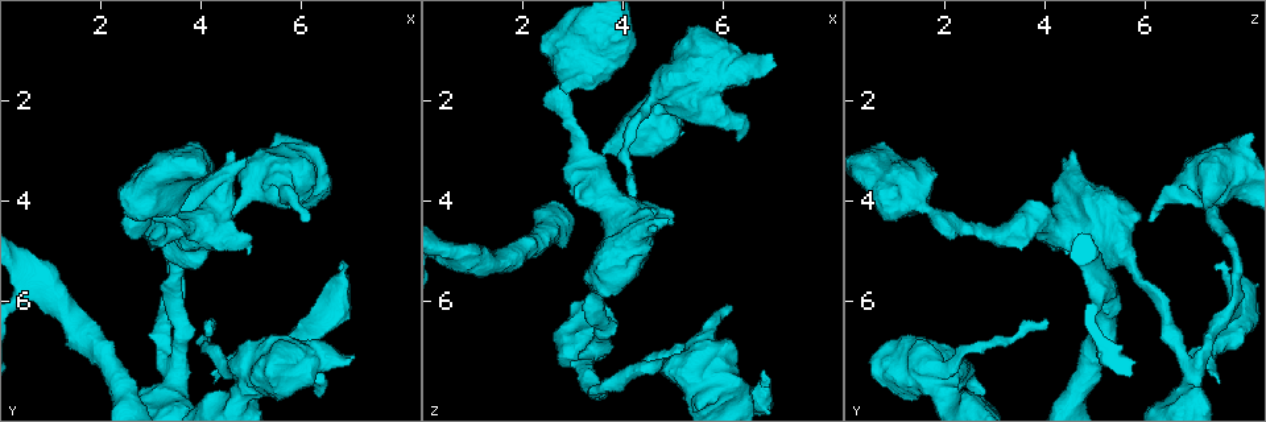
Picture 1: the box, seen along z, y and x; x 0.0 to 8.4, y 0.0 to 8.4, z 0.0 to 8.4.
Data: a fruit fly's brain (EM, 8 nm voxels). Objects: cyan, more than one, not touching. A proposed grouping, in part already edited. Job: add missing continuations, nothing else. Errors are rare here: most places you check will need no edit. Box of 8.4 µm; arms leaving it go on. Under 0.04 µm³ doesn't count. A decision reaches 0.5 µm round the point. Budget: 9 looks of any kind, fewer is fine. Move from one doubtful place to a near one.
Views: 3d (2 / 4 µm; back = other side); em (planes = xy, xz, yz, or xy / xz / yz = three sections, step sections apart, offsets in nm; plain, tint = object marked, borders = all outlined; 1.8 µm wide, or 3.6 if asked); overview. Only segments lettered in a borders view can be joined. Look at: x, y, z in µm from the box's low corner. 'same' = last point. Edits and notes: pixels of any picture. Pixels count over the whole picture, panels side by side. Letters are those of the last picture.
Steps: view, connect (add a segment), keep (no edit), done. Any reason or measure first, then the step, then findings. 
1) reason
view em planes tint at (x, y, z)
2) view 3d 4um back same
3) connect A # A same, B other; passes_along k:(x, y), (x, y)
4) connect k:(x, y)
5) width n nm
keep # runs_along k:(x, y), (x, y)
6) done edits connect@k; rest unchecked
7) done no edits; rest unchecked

free end
view 3d 2um at (6.80, 5.25, 7.35)

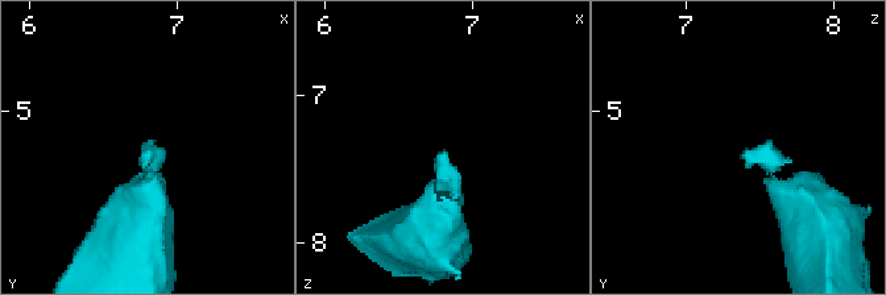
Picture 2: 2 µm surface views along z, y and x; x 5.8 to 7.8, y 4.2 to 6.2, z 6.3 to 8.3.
shape alone is not enough
view em xy step 8 plain at (6.80, 5.30, 7.36)

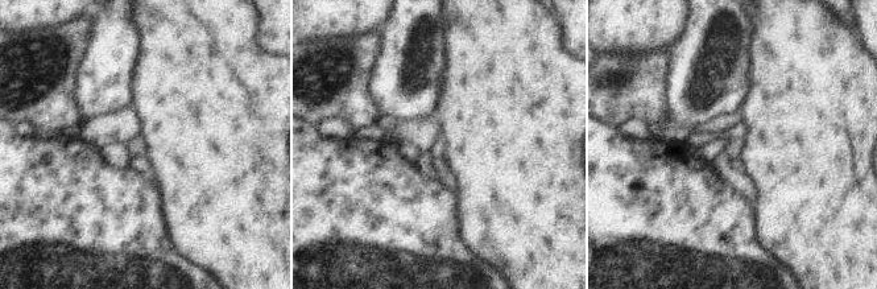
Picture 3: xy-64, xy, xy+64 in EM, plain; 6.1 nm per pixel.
see the neighbours
view em xy step 8 borders same

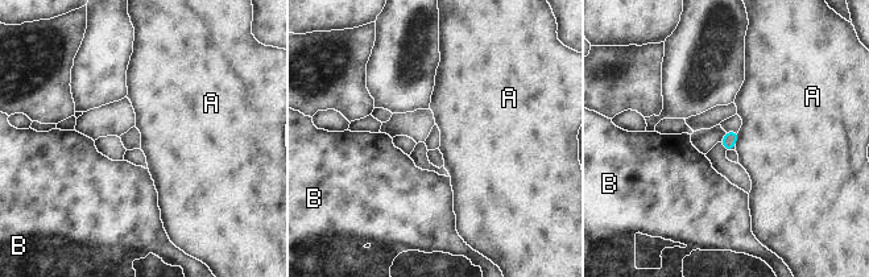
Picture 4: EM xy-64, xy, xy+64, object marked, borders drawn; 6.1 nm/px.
keep # A other, B other; border 4:(739, 132), (739, 139), (735, 144); no lettered segment goes on from it

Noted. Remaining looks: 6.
an open end
view em planes borders at (4.90, 3.10, 4.45)

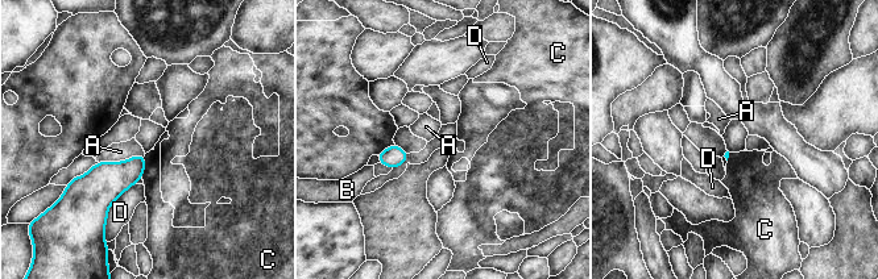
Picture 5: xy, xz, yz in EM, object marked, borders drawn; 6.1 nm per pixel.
keep # A other, B other, C other, D other; border 5:(144, 154), (124, 161), (98, 162); no lettered segment goes on from it

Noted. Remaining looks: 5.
branch stops here
view em planes borders at (4.10, 6.40, 4.00)

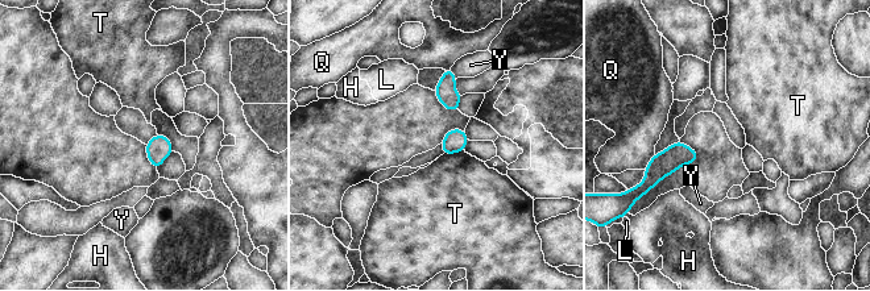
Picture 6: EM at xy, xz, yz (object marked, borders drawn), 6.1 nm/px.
width 140 nm
keep # H other, L other, Q other, T other, Y other; border 6:(464, 150), (443, 154); none of them fits

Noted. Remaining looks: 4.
thick end
view 3d 4um at (4.20, 7.65, 7.50)

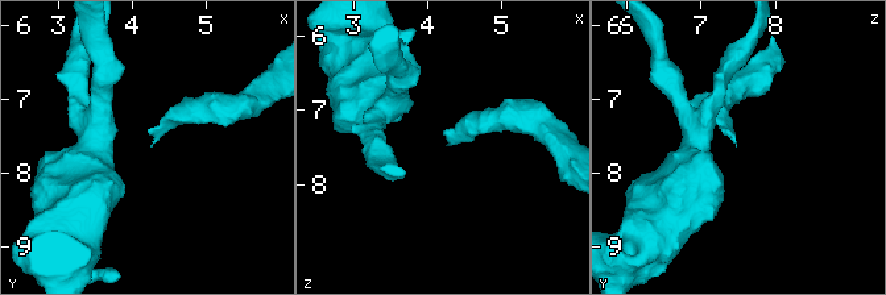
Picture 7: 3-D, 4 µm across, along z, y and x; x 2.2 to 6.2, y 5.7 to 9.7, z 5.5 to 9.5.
view em yz step 8 borders at (4.25, 7.60, 7.45)

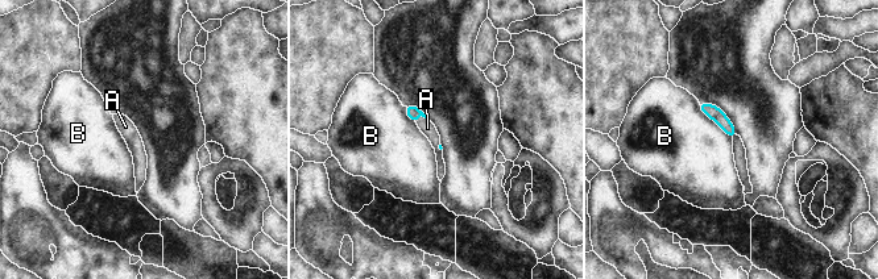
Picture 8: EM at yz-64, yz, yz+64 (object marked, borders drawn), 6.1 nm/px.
cut it another way
view em planes borders same

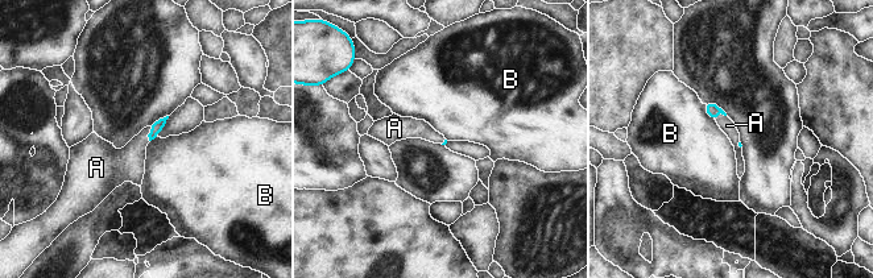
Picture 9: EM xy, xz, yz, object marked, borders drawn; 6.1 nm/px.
connect A # A same, B other; passes_along 9:(157, 125), (148, 135), (121, 165); it goes on there

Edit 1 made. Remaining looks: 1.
done edits connect@9; rest unchecked

